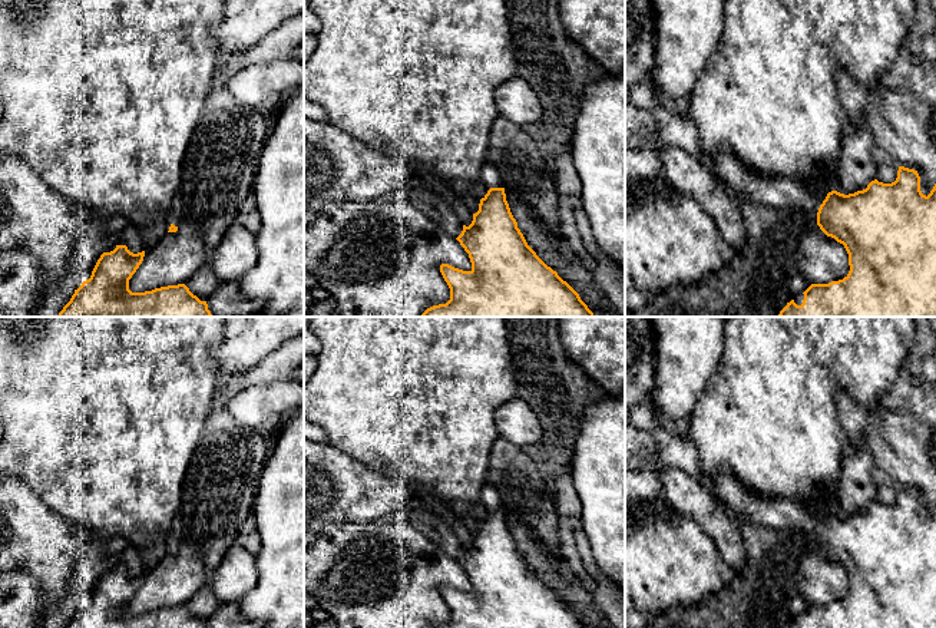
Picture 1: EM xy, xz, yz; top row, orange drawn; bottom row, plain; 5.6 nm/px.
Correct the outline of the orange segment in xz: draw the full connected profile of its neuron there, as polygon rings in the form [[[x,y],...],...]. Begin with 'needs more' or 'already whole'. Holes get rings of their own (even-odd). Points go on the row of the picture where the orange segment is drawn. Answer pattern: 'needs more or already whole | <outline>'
needs more | [[[486,161],[480,176],[489,191],[480,199],[472,224],[463,225],[456,238],[469,254],[472,270],[441,264],[450,300],[427,308],[421,317],[595,317],[579,294],[527,245],[510,212],[497,168]]]

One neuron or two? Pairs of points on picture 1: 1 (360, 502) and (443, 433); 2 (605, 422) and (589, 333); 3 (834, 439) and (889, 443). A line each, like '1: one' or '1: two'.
1: two
2: two
3: two

